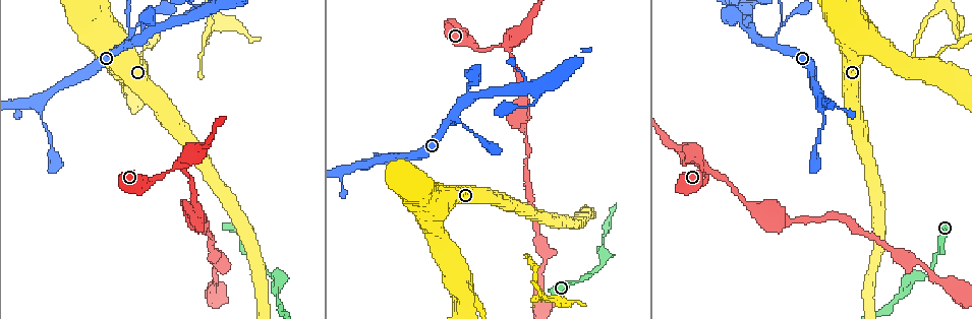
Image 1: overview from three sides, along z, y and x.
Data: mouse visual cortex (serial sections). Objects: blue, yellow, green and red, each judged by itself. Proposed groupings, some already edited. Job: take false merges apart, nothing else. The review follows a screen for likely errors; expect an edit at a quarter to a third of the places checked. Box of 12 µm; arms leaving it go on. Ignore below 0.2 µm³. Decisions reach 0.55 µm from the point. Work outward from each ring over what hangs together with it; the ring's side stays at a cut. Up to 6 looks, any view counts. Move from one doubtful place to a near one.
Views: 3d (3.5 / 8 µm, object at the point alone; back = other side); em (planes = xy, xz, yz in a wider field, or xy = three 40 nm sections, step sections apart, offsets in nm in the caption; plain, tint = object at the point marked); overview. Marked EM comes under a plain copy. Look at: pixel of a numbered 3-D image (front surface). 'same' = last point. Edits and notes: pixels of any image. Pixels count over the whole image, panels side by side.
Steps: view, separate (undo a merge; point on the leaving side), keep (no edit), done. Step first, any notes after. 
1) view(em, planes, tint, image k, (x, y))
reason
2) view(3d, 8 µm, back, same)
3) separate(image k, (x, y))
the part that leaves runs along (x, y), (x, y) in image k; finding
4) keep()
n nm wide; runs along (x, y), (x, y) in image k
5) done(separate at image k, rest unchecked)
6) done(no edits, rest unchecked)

view(3d, 8 µm, image 1, (142, 63))
thick turns thin

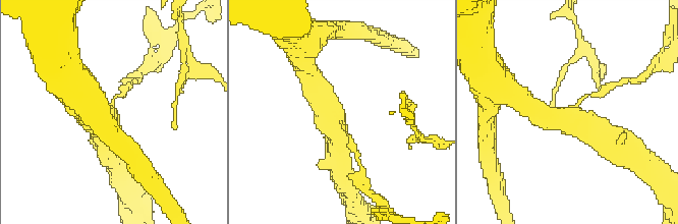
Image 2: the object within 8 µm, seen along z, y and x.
view(3d, 3.5 µm, image 2, (339, 119))

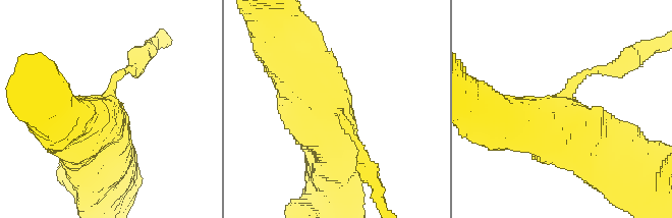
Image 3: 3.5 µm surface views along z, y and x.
separate(image 3, (600, 69))
the part that leaves runs along (571, 85), (650, 51) in image 3; two cells meet here

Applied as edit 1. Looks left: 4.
view(overview)
see it whole again

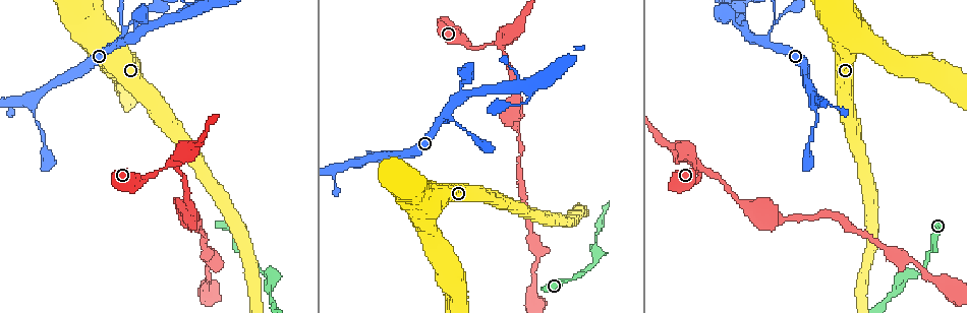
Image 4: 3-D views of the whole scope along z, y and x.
view(3d, 8 µm, image 4, (501, 43))
three arms meet

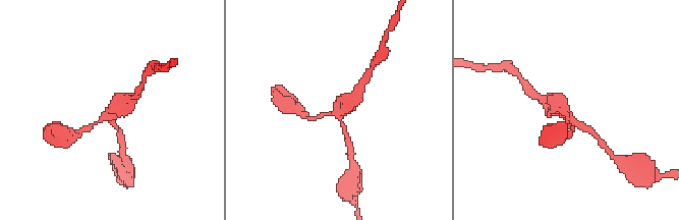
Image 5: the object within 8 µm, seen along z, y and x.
view(3d, 3.5 µm, image 5, (340, 116))

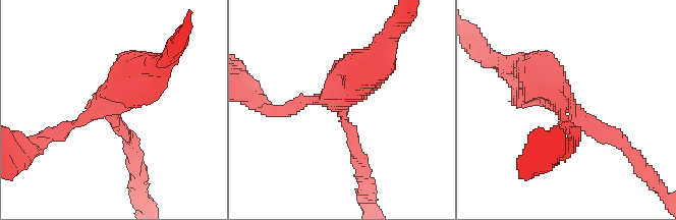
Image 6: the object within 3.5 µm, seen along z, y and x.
view(em, planes, tint, image 6, (337, 101))
3 arms; arms of 200, 200, 600 nm; shape alone is not enough

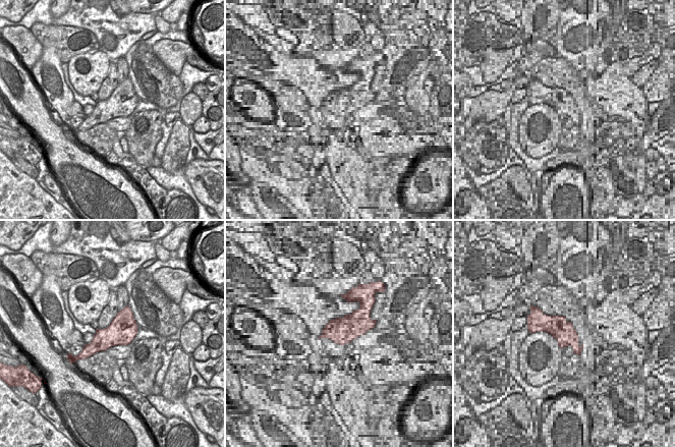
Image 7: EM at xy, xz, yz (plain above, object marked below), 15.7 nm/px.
keep()
runs along (280, 111), (336, 100), (357, 153) in image 6; one cell here

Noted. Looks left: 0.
done(separate at image 3, rest unchecked)

